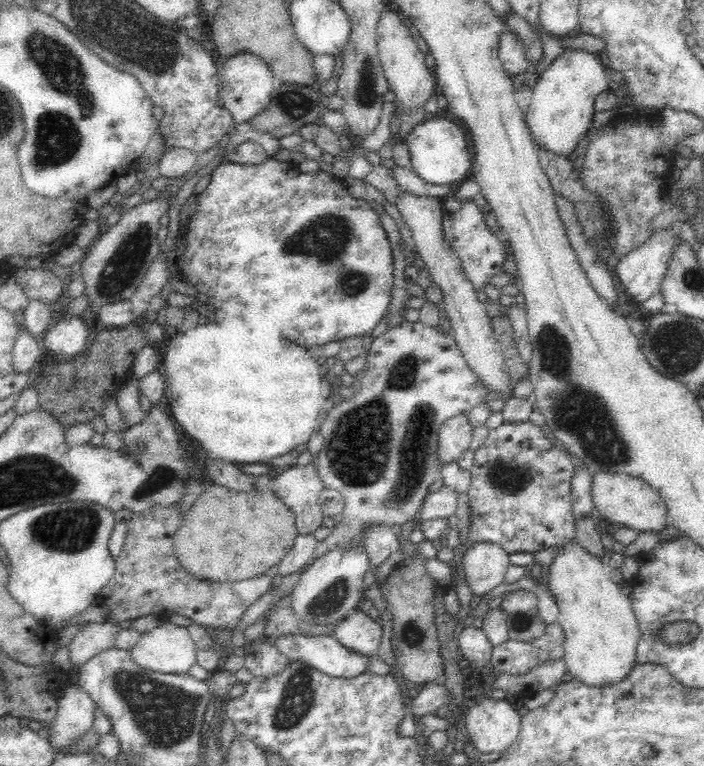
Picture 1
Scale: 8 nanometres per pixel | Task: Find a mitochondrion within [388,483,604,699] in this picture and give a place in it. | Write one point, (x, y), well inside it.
(522, 621)

